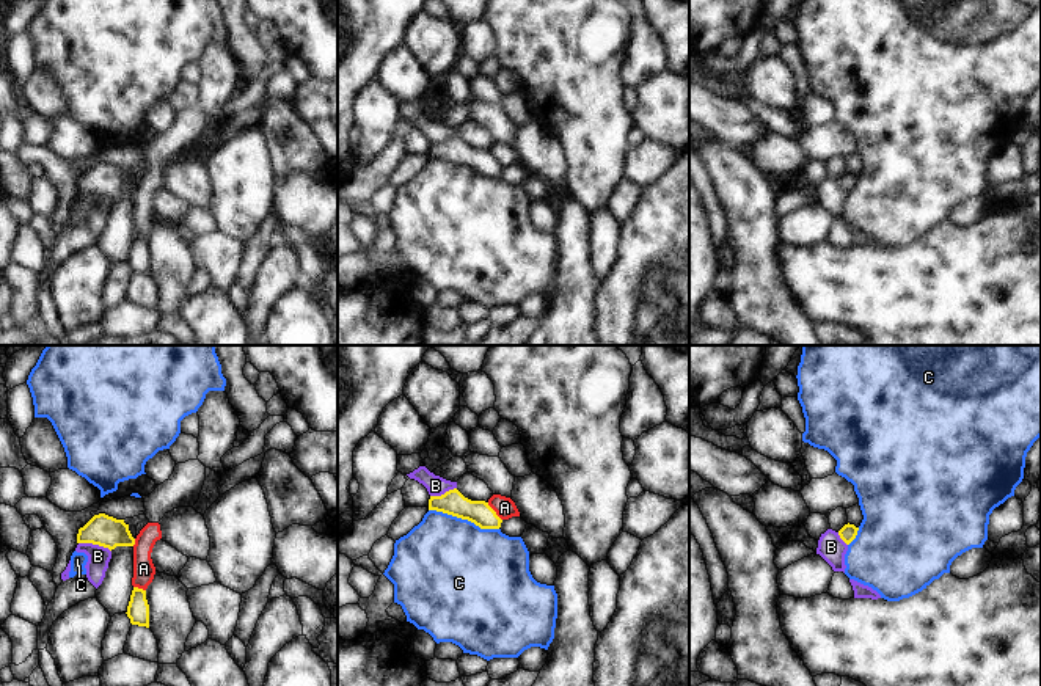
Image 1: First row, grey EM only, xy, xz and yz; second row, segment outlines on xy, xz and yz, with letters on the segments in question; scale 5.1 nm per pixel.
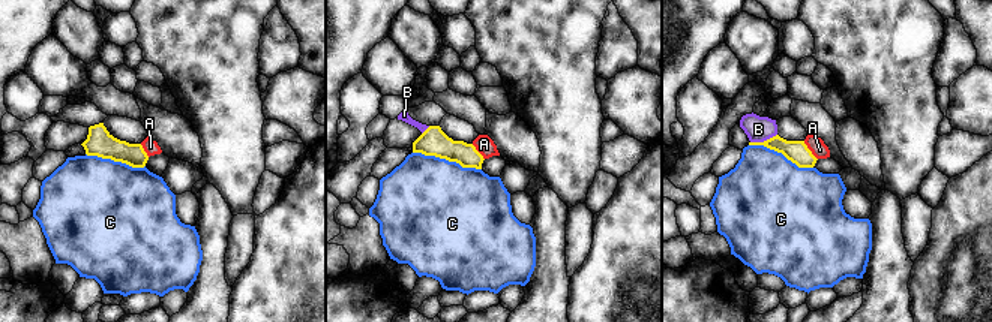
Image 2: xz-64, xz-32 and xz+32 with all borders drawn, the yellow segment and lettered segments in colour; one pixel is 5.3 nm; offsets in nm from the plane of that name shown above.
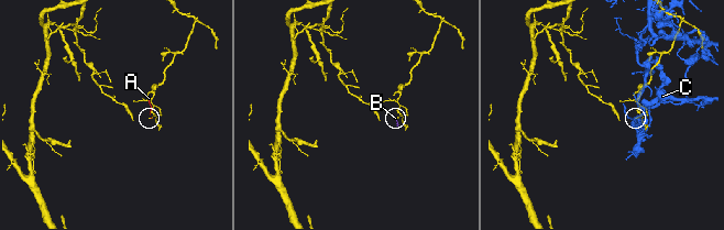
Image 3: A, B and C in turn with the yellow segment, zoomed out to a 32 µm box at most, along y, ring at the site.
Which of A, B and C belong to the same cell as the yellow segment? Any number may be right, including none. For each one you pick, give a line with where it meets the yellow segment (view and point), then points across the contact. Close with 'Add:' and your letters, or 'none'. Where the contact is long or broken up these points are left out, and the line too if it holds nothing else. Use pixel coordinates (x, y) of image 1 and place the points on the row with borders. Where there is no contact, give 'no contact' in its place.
Add: none

